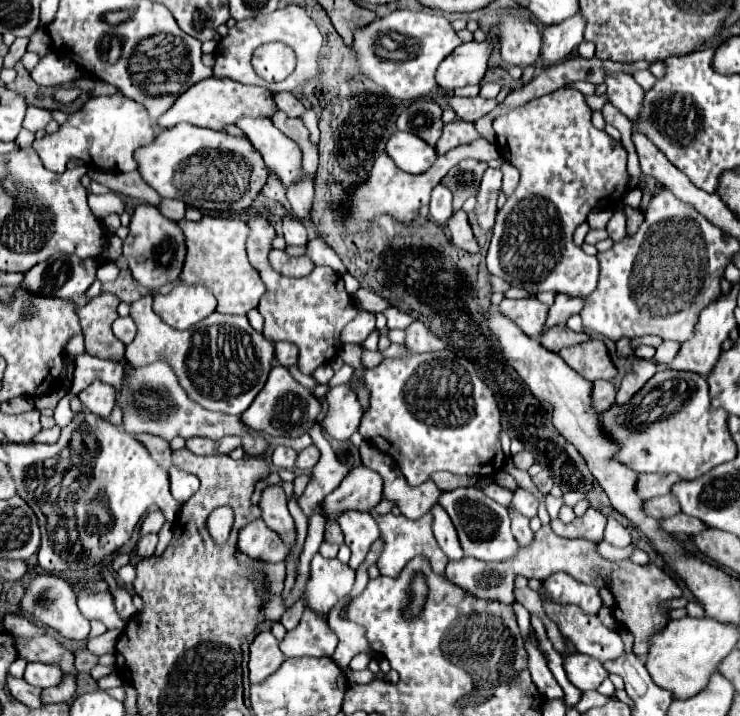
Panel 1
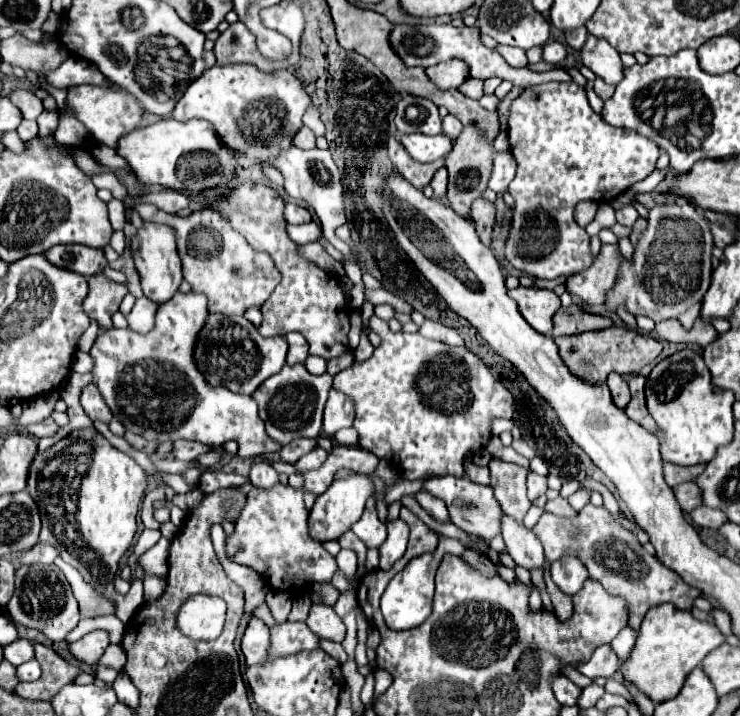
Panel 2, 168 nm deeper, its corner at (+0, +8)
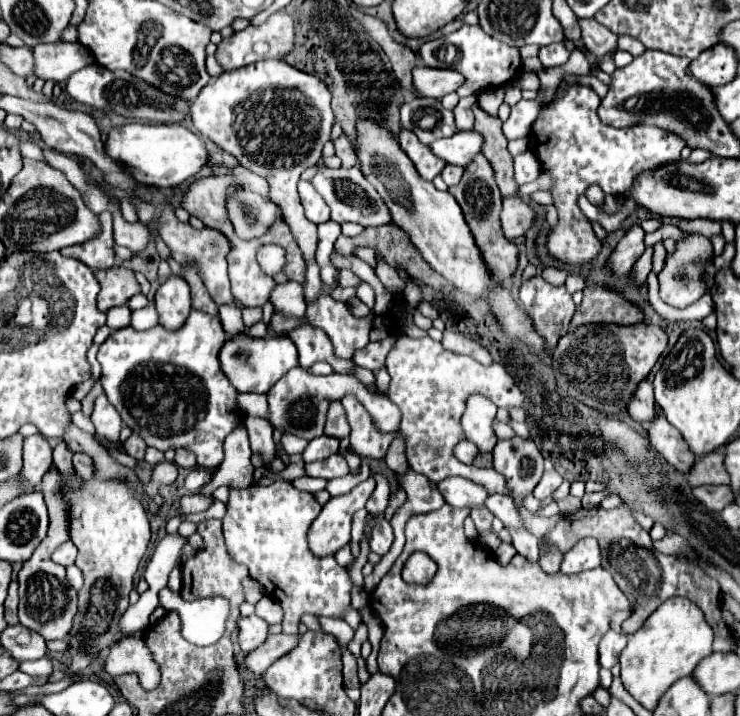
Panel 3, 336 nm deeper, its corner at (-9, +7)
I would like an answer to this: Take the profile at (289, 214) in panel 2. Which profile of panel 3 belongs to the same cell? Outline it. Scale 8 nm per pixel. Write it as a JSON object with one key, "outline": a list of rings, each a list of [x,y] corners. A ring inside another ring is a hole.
{"outline":[[[308,181],[298,183],[298,193],[300,193],[300,201],[302,201],[302,207],[304,207],[306,219],[310,219],[316,225],[330,219],[328,205],[322,201],[322,197],[316,193],[316,189]]]}

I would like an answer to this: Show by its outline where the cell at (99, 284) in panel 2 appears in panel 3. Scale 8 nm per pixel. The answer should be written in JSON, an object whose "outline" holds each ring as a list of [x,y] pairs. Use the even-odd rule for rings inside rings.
{"outline":[[[110,267],[106,271],[96,271],[94,275],[102,287],[98,293],[98,309],[102,313],[112,307],[126,305],[132,295],[140,293],[140,285],[134,279],[134,271],[130,269]]]}

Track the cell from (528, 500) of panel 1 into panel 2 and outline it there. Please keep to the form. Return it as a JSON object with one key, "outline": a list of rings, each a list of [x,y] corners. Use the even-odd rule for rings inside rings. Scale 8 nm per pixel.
{"outline":[[[531,472],[527,476],[527,492],[529,492],[529,500],[535,500],[541,494],[545,494],[547,492],[547,476],[539,476],[539,474]]]}

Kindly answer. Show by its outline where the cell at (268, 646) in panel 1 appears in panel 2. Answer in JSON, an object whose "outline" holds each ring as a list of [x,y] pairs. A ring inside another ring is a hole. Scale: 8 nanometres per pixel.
{"outline":[[[251,616],[241,640],[241,652],[245,656],[245,662],[249,666],[257,662],[265,662],[267,648],[269,648],[269,628],[265,626],[263,620]]]}

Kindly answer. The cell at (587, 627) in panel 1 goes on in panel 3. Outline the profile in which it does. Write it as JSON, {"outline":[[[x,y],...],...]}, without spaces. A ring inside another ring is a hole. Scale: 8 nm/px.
{"outline":[[[490,495],[490,501],[486,501],[486,507],[494,513],[494,517],[498,517],[508,529],[526,529],[524,519],[520,517],[514,501],[510,501],[510,497],[506,495]]]}

